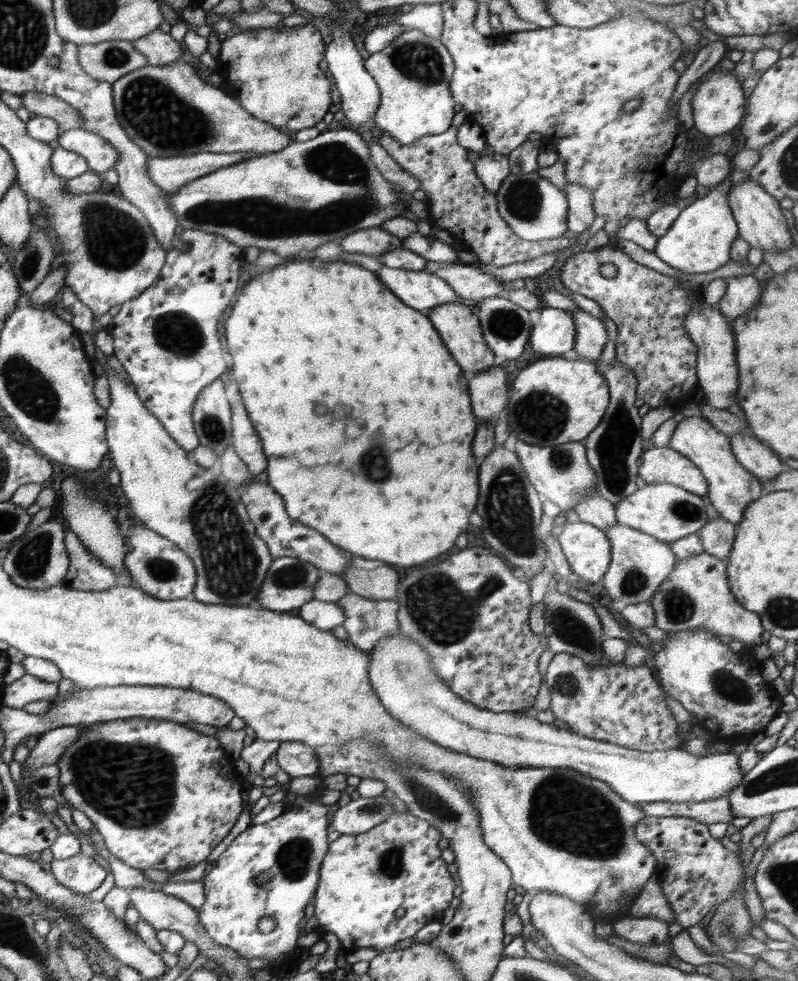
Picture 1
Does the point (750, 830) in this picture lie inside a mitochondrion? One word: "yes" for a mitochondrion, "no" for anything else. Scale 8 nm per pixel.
no

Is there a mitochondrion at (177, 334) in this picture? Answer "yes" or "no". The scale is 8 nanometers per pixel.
yes

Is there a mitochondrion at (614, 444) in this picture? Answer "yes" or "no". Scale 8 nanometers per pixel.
yes

